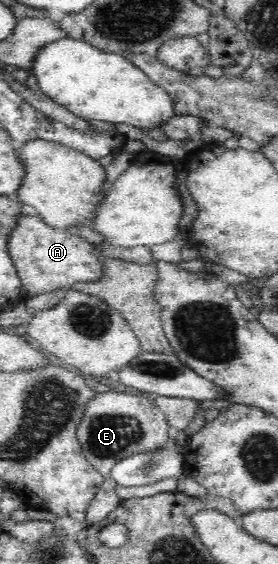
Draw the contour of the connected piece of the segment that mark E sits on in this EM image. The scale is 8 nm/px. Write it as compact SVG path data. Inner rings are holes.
M98 392L96 398L90 402L82 424L78 426L78 441L82 445L85 458L89 460L100 474L104 475L104 484L98 491L90 506L85 510L87 526L96 524L106 518L118 505L121 499L114 493L117 483L111 479L111 470L120 462L126 461L134 454L144 452L158 452L169 446L170 425L167 416L147 397L124 394L124 392Z

